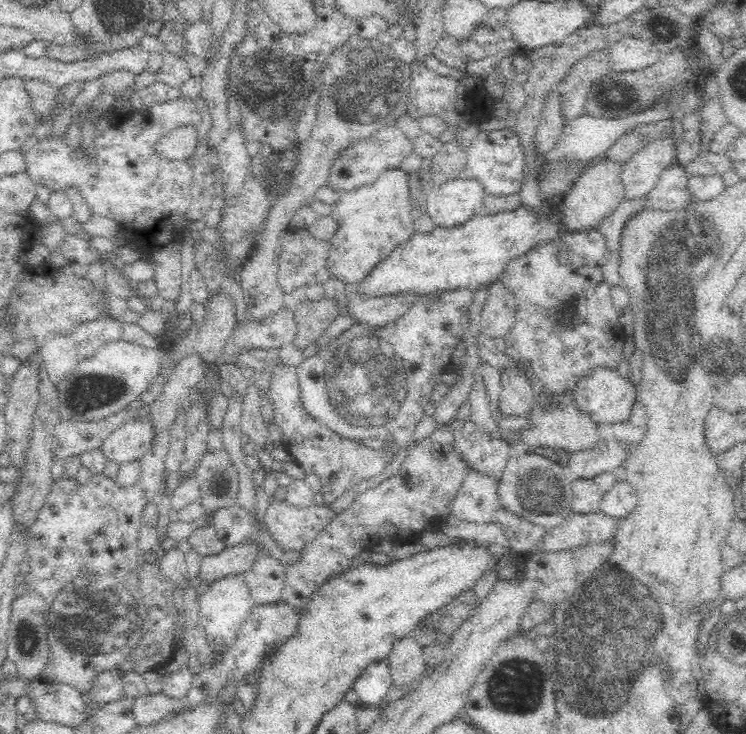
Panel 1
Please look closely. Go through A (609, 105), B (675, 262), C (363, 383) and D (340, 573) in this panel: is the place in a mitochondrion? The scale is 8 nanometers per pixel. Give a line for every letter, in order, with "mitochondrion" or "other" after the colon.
A: other
B: mitochondrion
C: mitochondrion
D: other

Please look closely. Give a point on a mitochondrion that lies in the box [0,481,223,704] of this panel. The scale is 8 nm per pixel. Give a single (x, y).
(94, 616)

